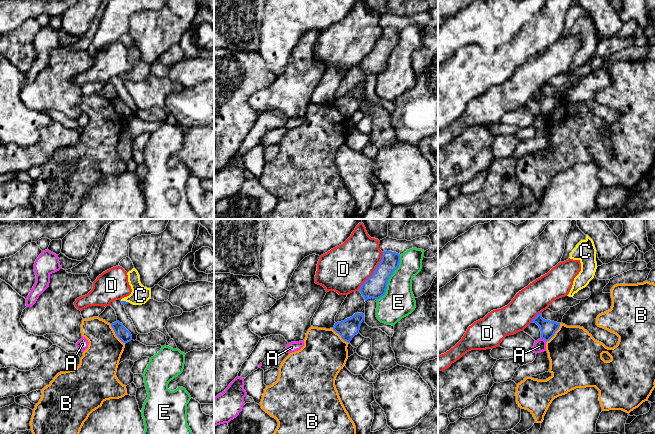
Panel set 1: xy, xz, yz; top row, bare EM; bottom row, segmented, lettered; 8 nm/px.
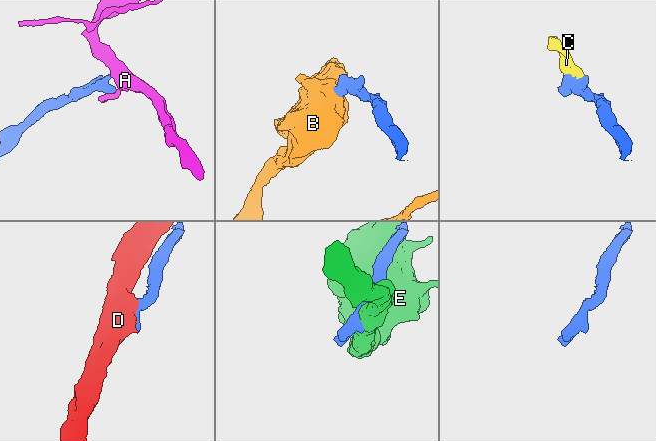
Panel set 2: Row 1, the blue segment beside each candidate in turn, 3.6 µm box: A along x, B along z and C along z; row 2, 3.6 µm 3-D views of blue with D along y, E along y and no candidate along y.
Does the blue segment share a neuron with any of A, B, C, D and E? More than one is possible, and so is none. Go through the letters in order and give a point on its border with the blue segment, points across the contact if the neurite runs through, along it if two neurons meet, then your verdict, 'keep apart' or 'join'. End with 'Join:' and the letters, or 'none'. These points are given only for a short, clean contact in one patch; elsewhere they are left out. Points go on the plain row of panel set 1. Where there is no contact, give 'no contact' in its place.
A: yz (544, 115) | along yz (541, 113), (546, 117) | keep apart
B: xy (115, 109) | along xy (110, 100), (114, 109), (125, 119) | keep apart
C: xy (125, 77) | across xy (123, 78), (125, 77), (140, 71) | join
D: xz (374, 47) | keep apart
E: xz (388, 55) | keep apart
Join: C

